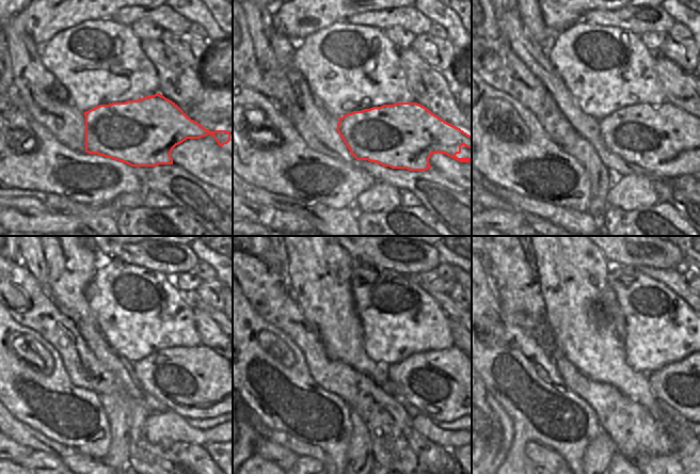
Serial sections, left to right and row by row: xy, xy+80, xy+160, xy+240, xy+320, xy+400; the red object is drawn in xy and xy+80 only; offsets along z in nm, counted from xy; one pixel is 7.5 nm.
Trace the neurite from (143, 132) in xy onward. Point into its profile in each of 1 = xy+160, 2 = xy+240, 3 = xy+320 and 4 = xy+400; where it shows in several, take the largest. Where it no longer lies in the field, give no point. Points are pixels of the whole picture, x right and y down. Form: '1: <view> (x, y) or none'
1: xy+160 (663, 139)
2: xy+240 (196, 382)
3: xy+320 (444, 385)
4: xy+400 (688, 385)

